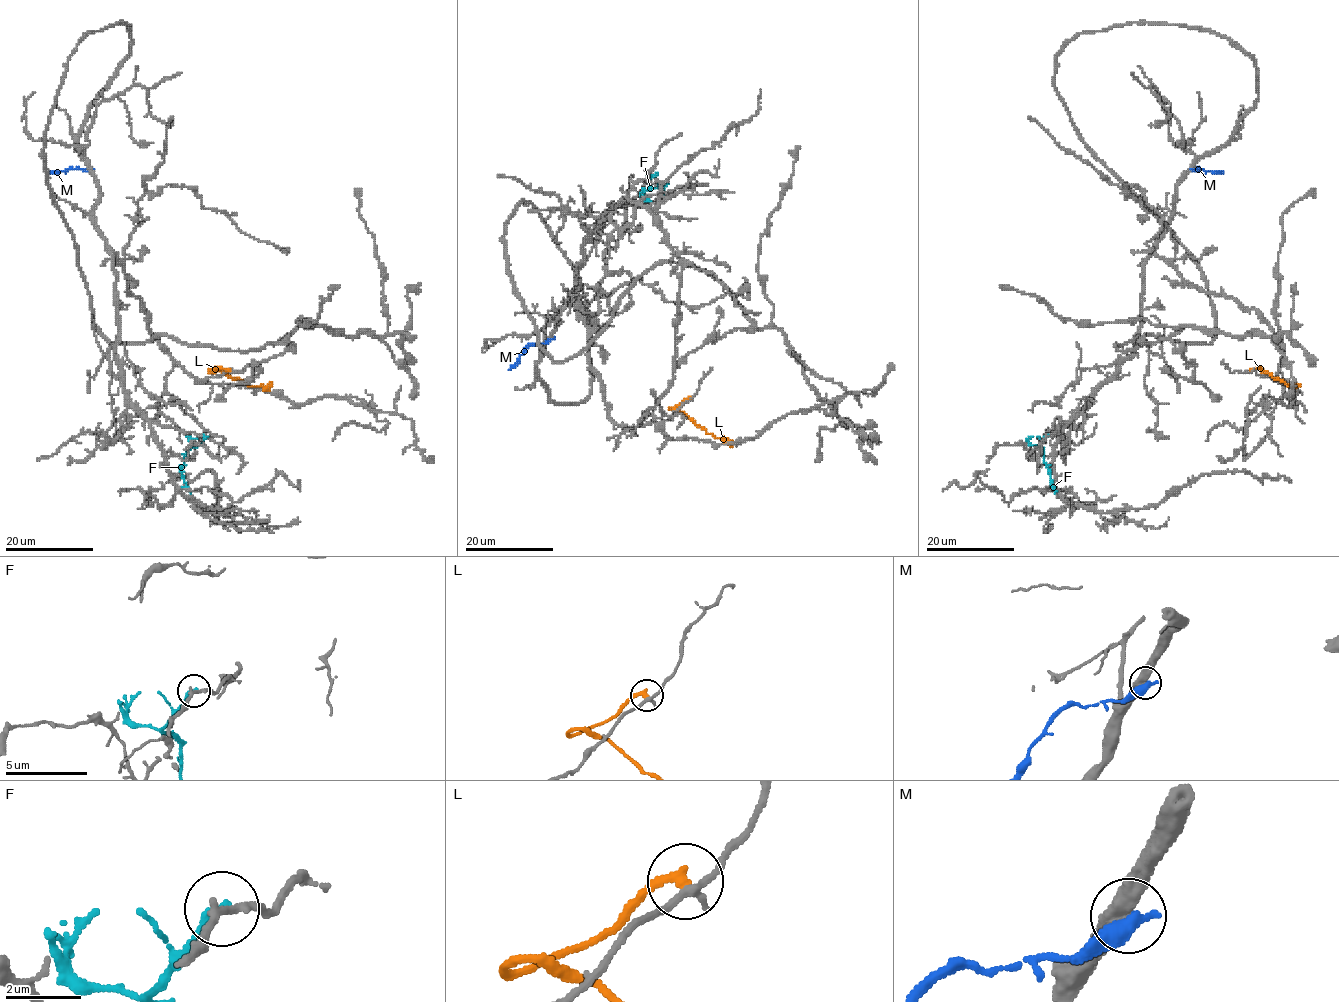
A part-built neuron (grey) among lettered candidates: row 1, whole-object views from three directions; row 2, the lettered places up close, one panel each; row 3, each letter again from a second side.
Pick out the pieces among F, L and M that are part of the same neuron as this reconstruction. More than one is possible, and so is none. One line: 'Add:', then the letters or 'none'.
Add: none

